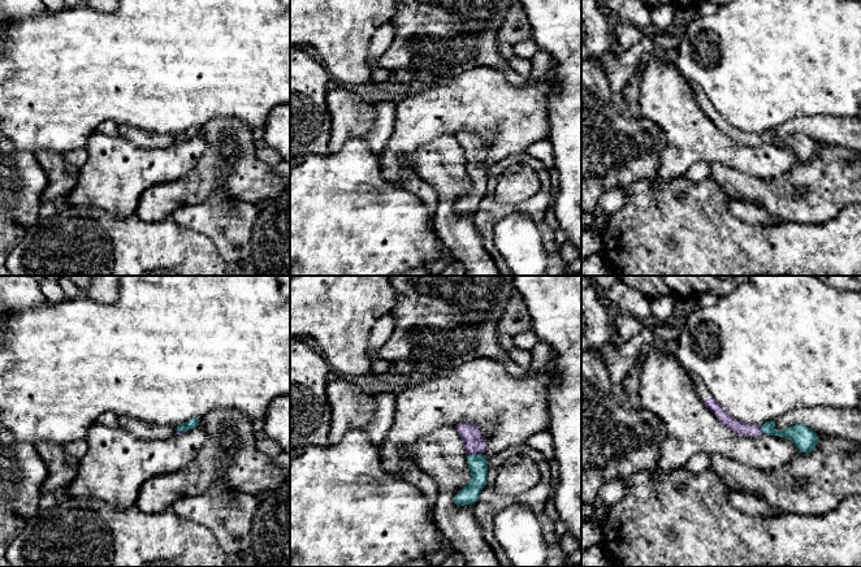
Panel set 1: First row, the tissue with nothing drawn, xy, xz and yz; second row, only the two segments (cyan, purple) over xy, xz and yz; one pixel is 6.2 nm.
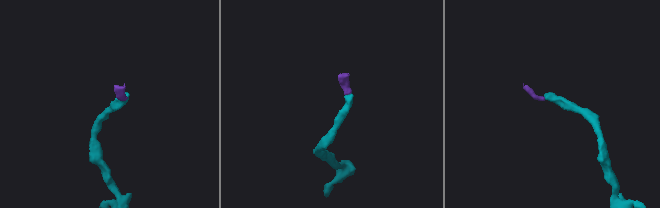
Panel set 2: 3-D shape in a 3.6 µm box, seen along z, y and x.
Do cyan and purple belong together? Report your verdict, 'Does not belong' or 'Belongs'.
Belongs

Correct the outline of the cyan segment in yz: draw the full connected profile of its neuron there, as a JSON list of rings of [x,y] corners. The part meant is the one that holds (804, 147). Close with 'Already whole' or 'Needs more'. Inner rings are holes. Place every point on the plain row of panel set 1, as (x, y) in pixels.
[[[688,81],[688,83],[697,104],[701,107],[704,113],[722,133],[724,133],[734,142],[743,143],[745,146],[760,146],[762,142],[784,146],[795,152],[799,161],[810,161],[815,156],[818,151],[817,142],[808,137],[805,133],[795,133],[782,140],[778,140],[775,137],[775,129],[766,130],[761,135],[739,130],[737,127],[728,124],[718,113],[709,98],[705,95],[704,90],[697,83],[692,81]]]. Needs more

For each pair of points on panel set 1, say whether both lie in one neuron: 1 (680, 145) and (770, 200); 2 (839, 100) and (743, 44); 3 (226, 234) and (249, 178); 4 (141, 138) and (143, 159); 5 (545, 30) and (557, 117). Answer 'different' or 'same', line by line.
1: different
2: same
3: different
4: different
5: same

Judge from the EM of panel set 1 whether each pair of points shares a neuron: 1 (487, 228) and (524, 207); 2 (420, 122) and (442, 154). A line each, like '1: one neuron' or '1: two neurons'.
1: one neuron
2: two neurons

